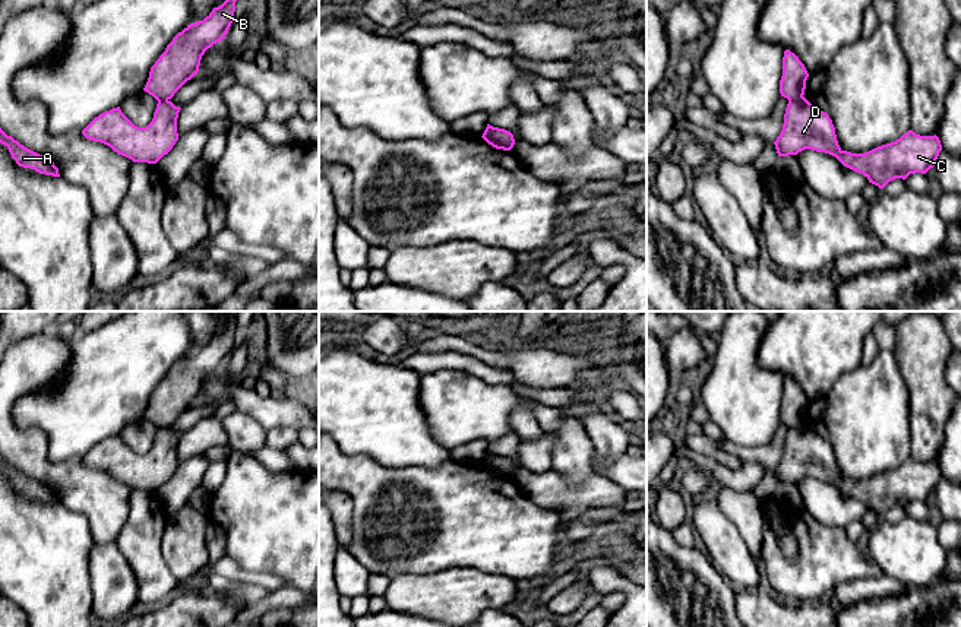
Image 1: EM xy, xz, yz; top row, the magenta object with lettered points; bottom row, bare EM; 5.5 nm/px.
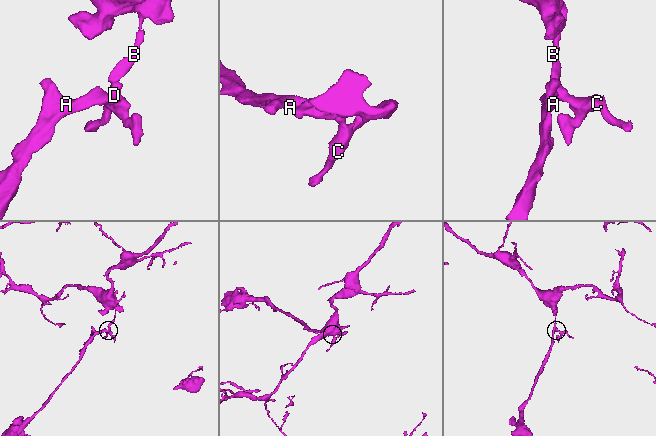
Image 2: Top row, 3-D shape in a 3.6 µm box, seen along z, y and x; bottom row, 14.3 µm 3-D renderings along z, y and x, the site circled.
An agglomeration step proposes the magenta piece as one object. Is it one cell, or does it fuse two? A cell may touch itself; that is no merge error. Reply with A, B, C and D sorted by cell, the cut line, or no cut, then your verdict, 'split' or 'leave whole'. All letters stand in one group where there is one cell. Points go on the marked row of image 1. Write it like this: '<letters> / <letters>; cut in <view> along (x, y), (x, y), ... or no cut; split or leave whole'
A C D / B; cut in yz along (802, 95), (789, 101); split

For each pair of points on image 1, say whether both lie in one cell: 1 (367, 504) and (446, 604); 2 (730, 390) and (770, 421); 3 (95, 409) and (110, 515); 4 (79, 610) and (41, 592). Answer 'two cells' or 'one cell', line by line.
1: two cells
2: one cell
3: two cells
4: one cell

